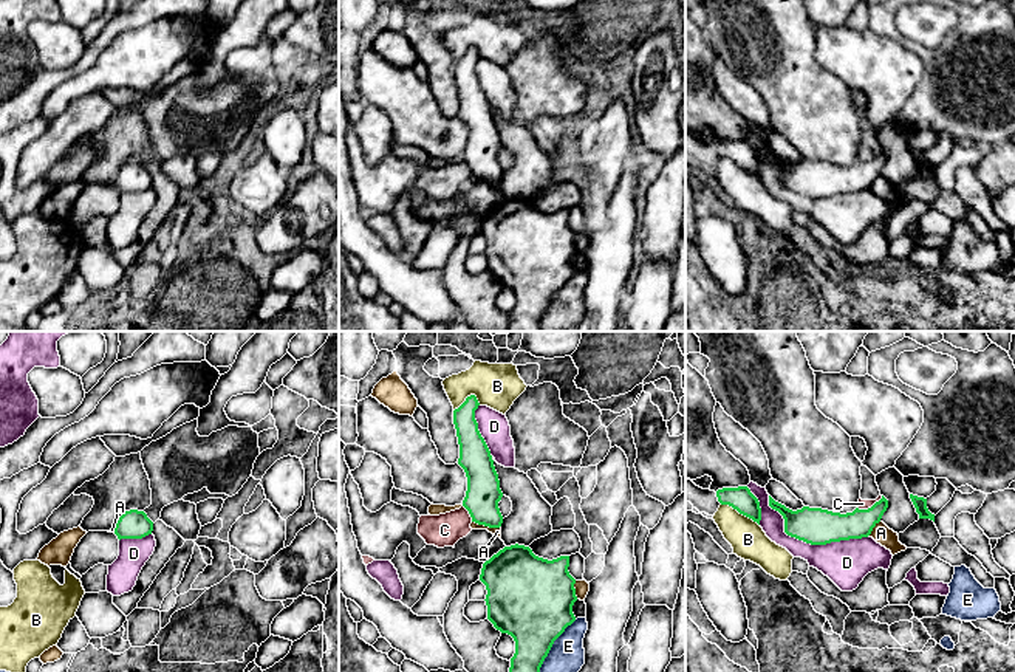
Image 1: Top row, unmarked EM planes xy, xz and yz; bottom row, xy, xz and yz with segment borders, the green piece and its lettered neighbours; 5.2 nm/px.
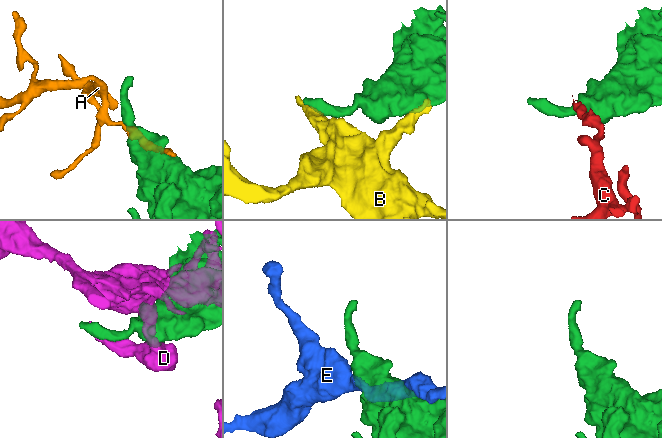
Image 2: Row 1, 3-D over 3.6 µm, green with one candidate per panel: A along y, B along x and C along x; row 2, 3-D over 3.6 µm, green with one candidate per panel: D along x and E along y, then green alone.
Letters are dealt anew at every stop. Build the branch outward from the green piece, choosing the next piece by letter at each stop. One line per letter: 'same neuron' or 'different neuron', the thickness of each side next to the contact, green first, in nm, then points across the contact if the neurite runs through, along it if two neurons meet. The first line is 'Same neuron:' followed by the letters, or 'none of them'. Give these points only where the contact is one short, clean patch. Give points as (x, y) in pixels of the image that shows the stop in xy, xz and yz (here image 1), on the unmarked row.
Same neuron: none of them
A: different neuron; 180 nm thick on the green side, 50 nm on the other
B: different neuron; 120 nm thick on the green side, 190 nm on the other; border along yz (721, 157), (731, 158), (758, 178)
C: different neuron; 160 nm thick on the green side, 50 nm on the other; border along yz (882, 149), (870, 160), (857, 161)
D: different neuron; 190 nm thick on the green side, 240 nm on the other
E: different neuron; 420 nm thick on the green side, 190 nm on the other

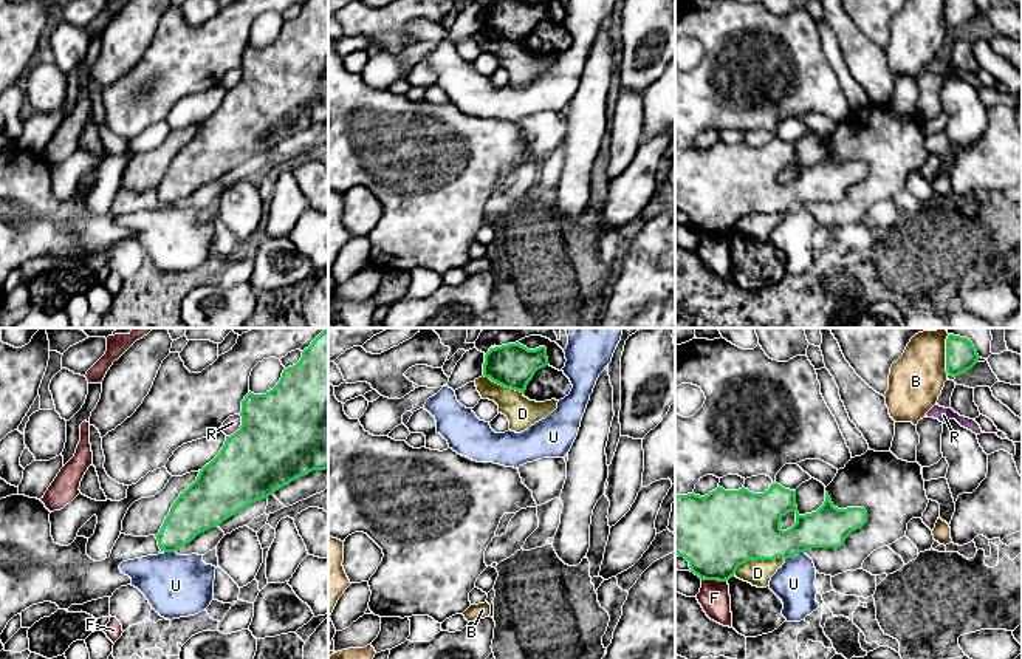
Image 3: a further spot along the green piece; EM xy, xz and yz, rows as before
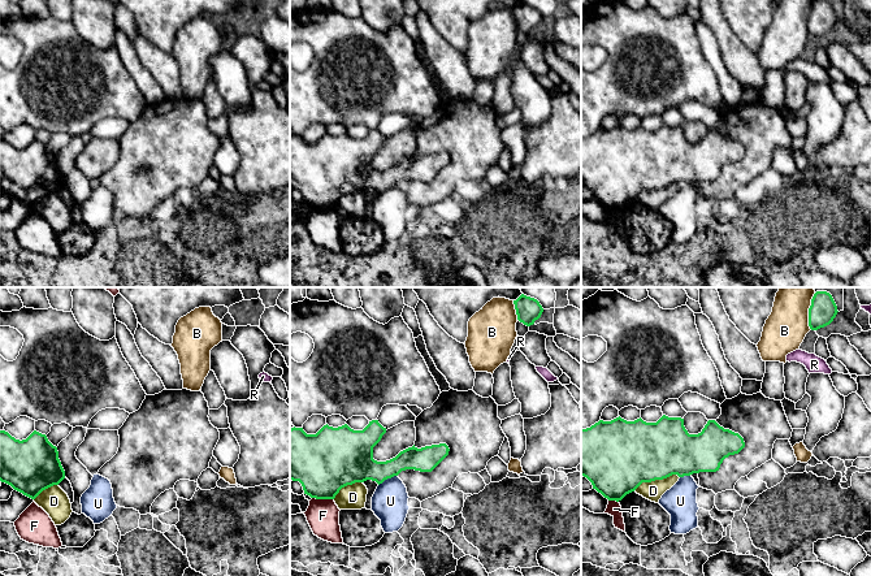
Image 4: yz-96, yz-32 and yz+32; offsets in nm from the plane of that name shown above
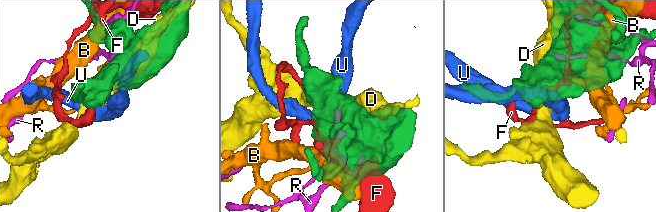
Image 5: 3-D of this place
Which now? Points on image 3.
Same neuron: U
B: different neuron; 140 nm thick on the green side, 280 nm on the other
D: different neuron; 420 nm thick on the green side, 140 nm on the other
F: different neuron; 420 nm thick on the green side, 160 nm on the other
R: different neuron; 480 nm thick on the green side, 80 nm on the other
U: same neuron; 280 nm thick on the green side, 220 nm on the other

